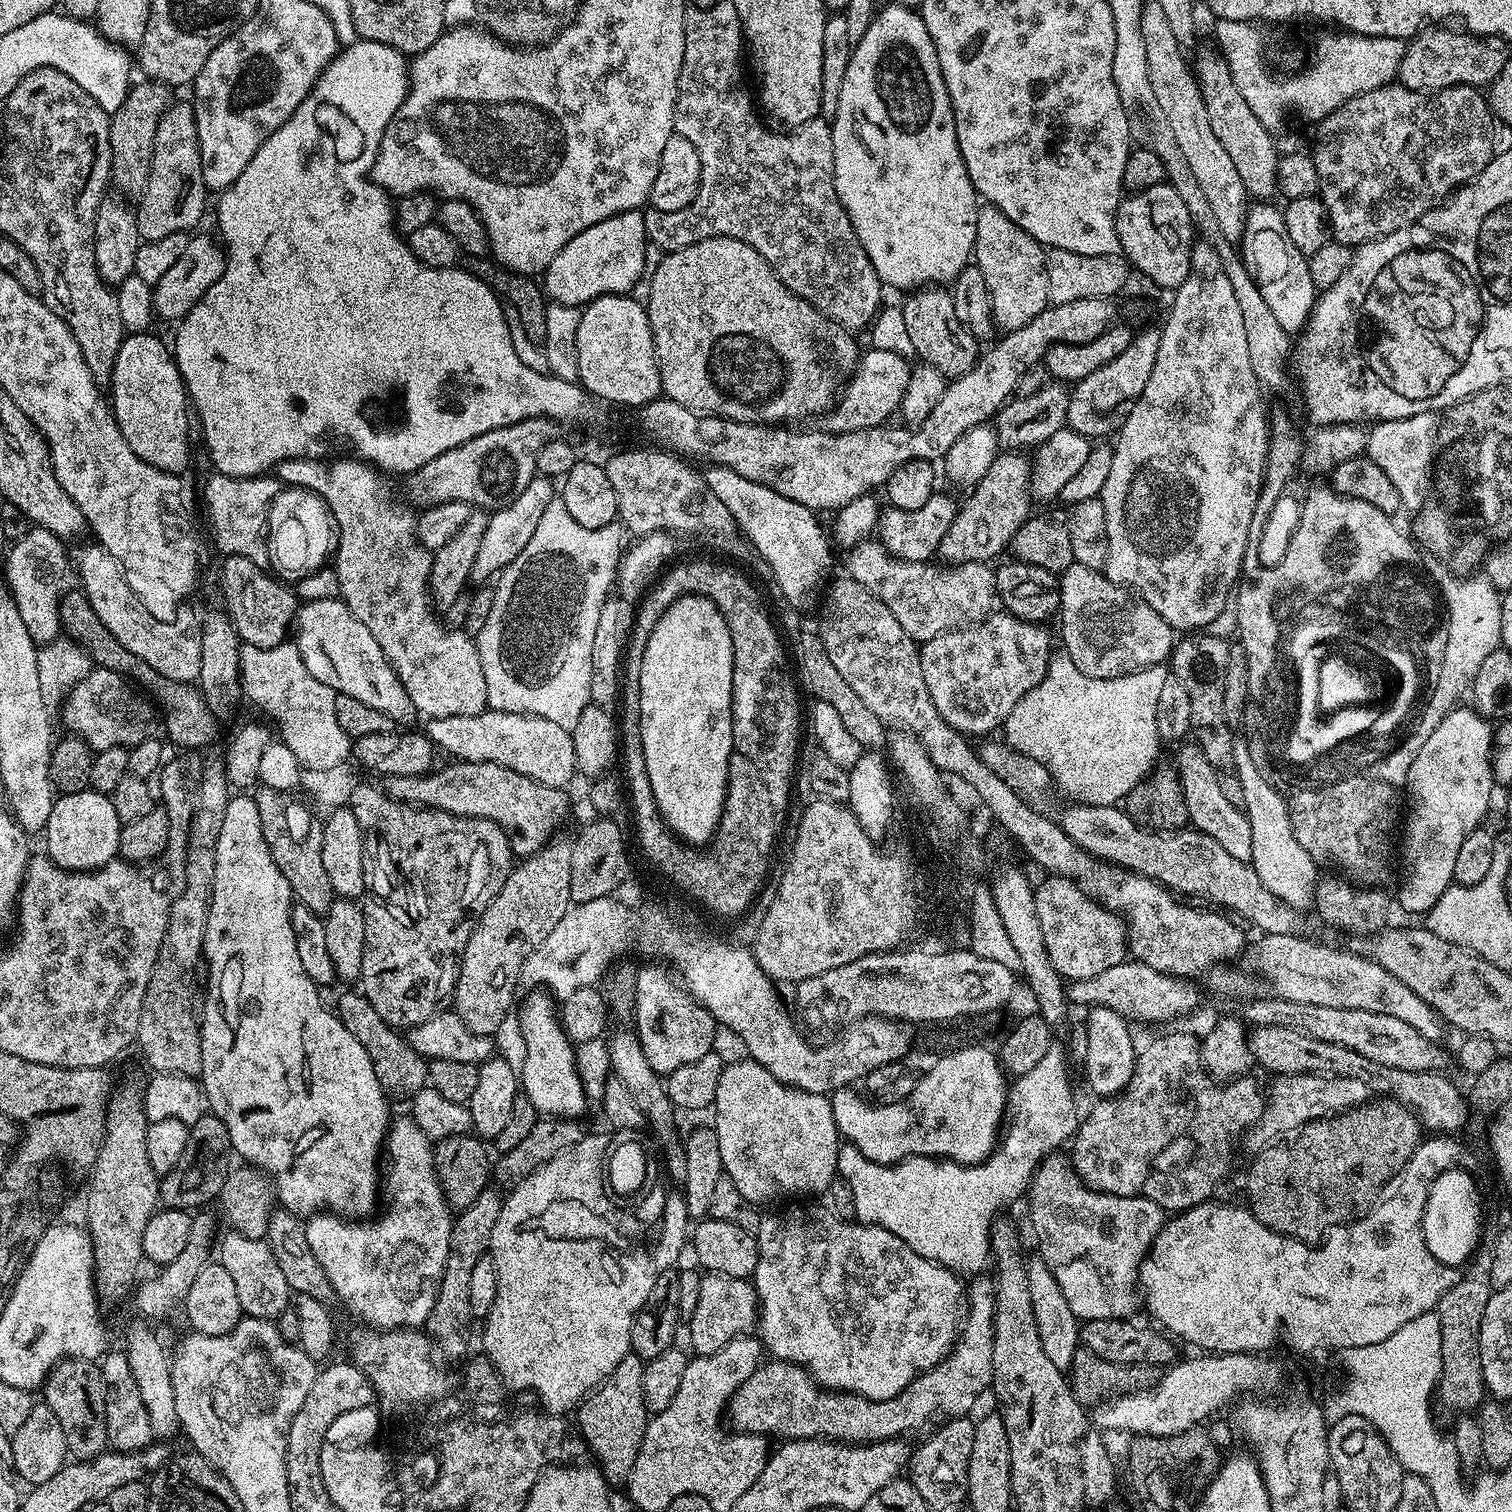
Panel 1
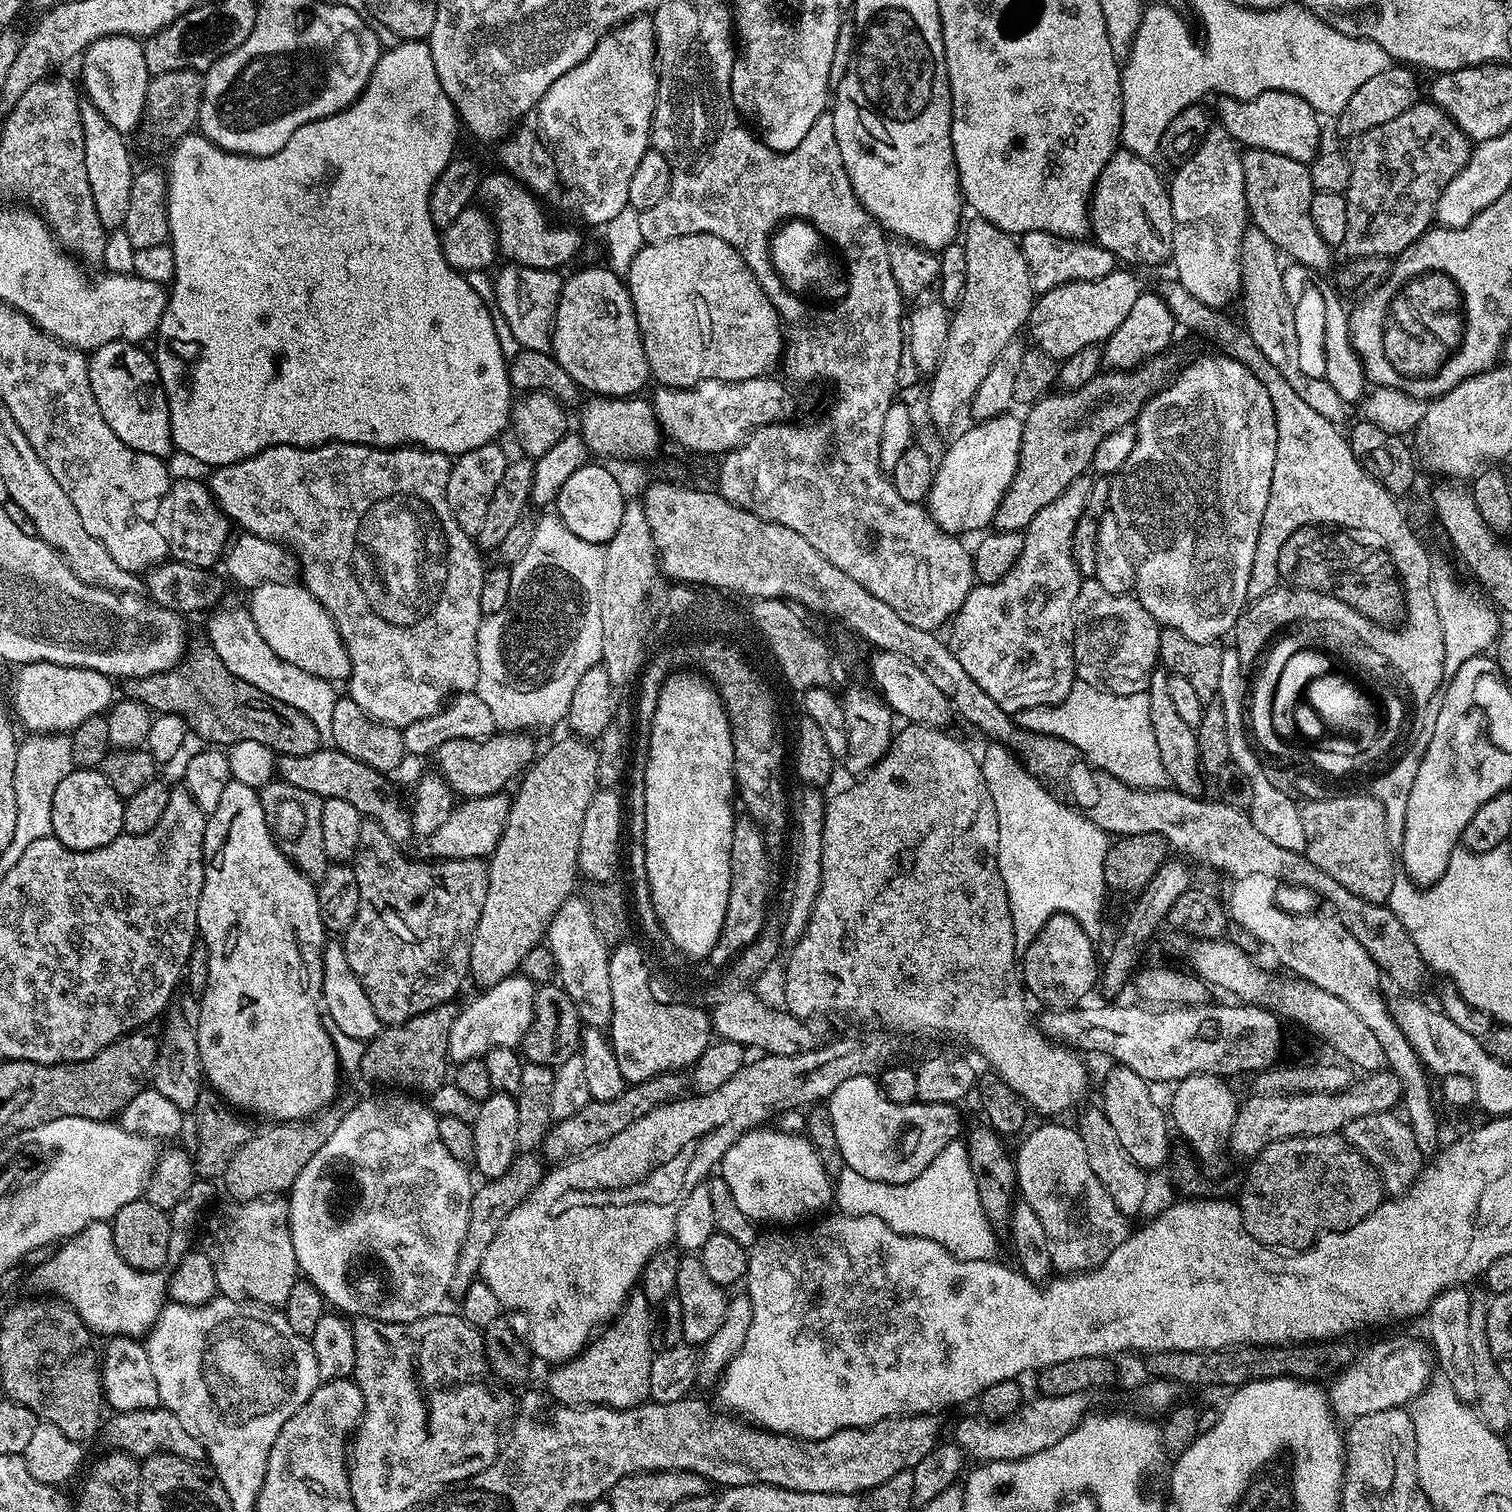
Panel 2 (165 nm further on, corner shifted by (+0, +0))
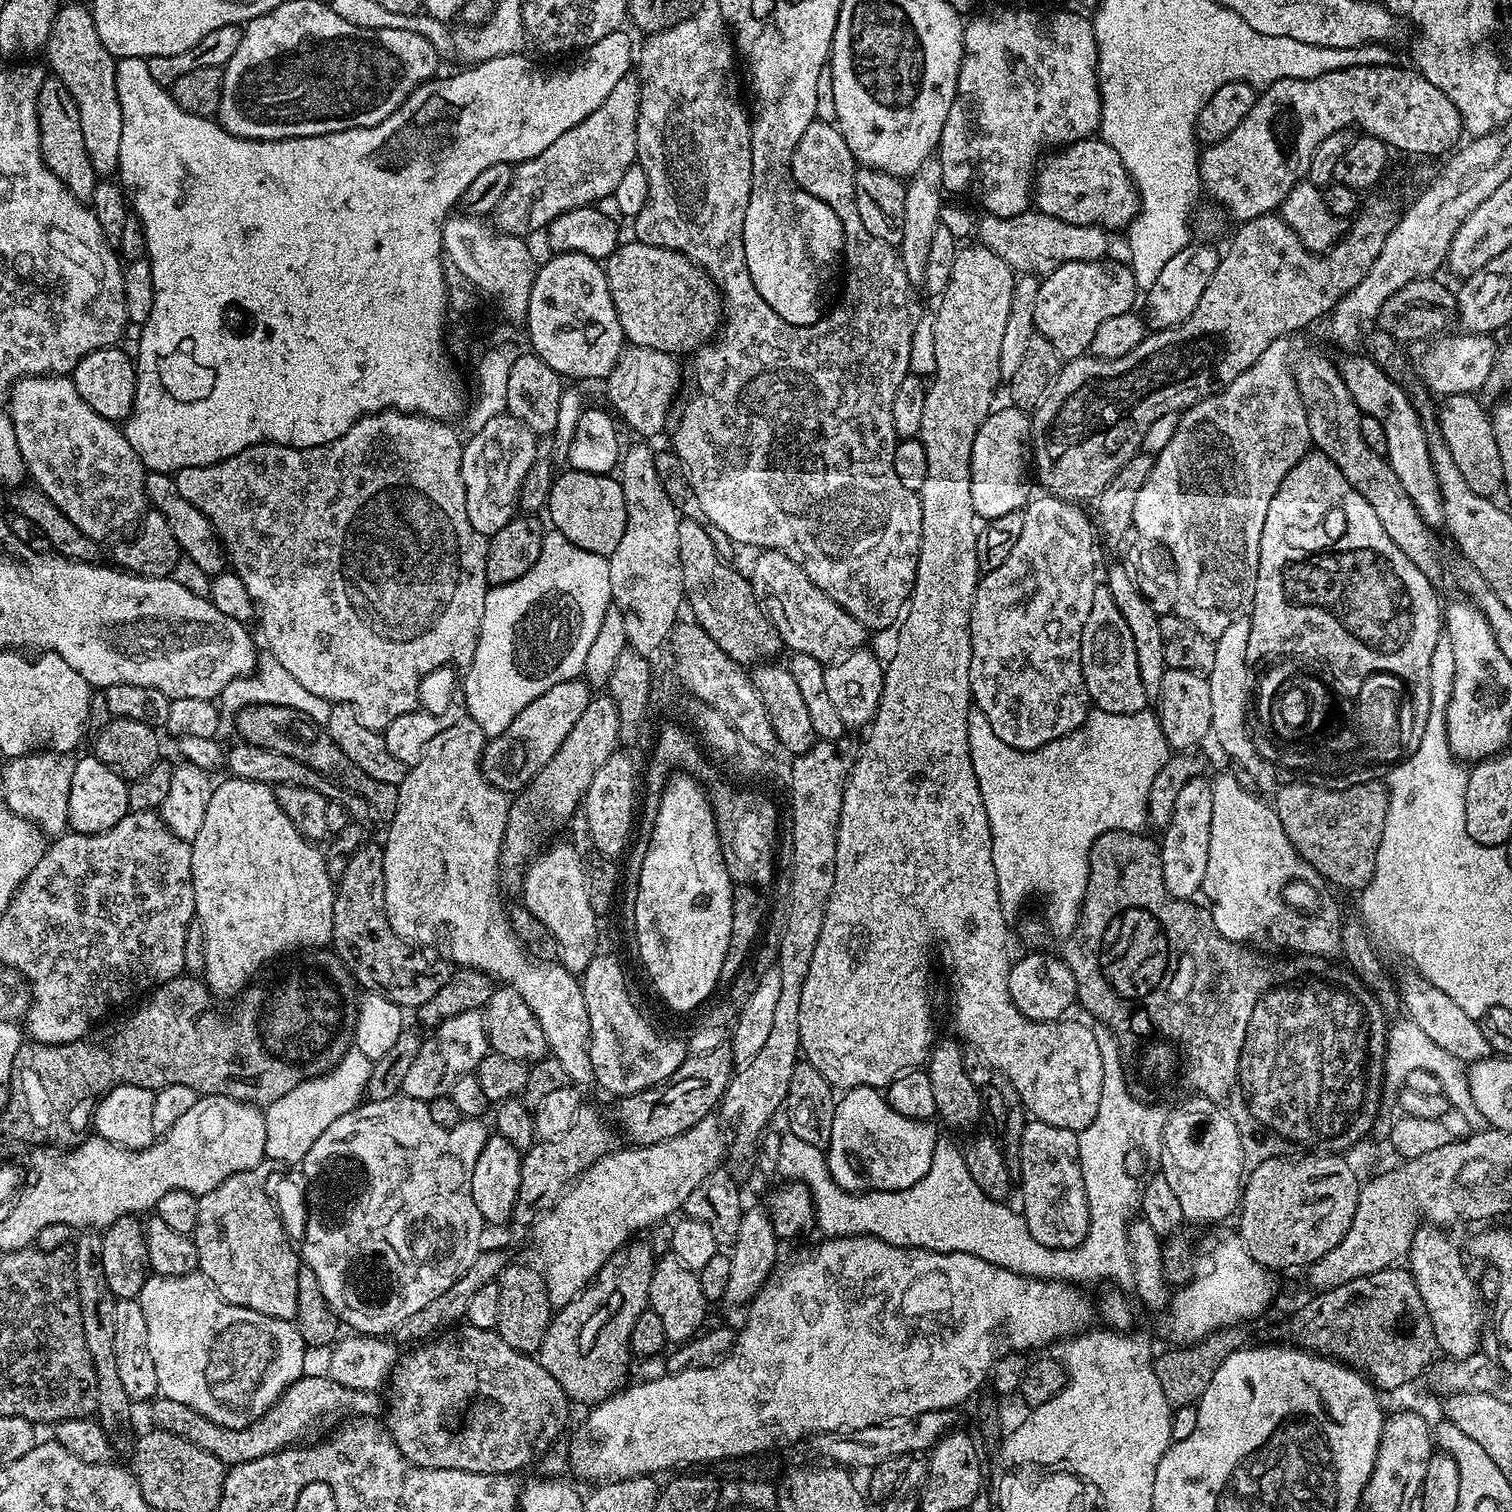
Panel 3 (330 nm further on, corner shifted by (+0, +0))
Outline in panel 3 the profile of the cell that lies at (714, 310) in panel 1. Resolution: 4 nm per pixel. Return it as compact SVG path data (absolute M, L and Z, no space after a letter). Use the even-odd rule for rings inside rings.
M633 239L632 244L621 243L608 255L604 273L610 286L610 298L614 298L614 310L618 310L618 322L622 322L624 339L629 345L650 350L662 350L673 354L693 351L721 331L722 297L716 283L700 265L669 248L643 244Z

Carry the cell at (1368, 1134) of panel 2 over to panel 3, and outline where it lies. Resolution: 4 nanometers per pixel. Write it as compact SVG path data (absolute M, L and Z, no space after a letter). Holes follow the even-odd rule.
M1425 1223L1418 1227L1408 1245L1406 1264L1418 1286L1418 1294L1422 1294L1422 1302L1426 1302L1437 1349L1451 1359L1465 1360L1481 1347L1480 1331L1484 1328L1486 1304L1481 1300L1477 1281L1468 1273L1455 1242L1448 1240L1444 1232L1447 1231L1435 1224Z

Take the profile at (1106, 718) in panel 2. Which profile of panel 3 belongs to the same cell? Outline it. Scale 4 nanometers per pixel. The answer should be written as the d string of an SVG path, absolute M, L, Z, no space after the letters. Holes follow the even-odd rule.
M1094 708L1089 711L1082 728L1050 742L1047 748L1035 755L1010 752L997 742L988 744L989 738L994 737L994 730L987 723L986 714L978 710L968 713L970 762L977 768L978 790L988 815L990 834L996 832L994 874L1000 872L1000 860L1004 860L1004 856L1008 856L1004 864L1012 864L1012 860L1016 860L1016 868L1032 868L1032 880L997 880L998 894L1004 900L1004 914L1014 913L1016 905L1028 892L1039 891L1049 895L1046 902L1051 903L1058 921L1075 920L1080 915L1080 906L1088 889L1088 858L1093 844L1109 834L1141 831L1147 823L1151 783L1172 754L1164 740L1160 720L1155 711L1148 708L1134 715L1110 714ZM996 800L1008 808L1008 816L1000 816ZM996 820L1008 820L1008 824L1012 824L1012 832L1000 832L1000 824L996 824Z

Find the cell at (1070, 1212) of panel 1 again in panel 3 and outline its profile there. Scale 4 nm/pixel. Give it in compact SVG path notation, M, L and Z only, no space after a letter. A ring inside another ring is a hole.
M1041 1120L1028 1122L1022 1131L1020 1157L1018 1159L1018 1192L1024 1195L1022 1223L1037 1242L1047 1248L1076 1248L1086 1238L1090 1226L1090 1210L1084 1189L1084 1170L1080 1167L1080 1137L1077 1133L1050 1126Z

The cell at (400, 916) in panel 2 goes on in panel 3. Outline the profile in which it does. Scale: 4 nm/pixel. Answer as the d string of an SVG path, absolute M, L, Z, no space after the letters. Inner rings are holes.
M365 842L354 850L350 866L335 885L332 942L339 963L352 971L364 992L382 994L390 1002L405 1010L417 1010L424 1002L438 994L450 972L444 968L428 968L420 956L412 956L413 949L390 926L384 909L384 850L379 843Z

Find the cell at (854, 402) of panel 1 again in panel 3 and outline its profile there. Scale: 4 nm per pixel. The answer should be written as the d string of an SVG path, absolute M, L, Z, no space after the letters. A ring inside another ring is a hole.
M628 346L606 378L611 411L640 435L637 437L656 436L663 428L665 431L670 420L668 407L672 404L672 395L680 388L680 368L676 360L677 357L670 352Z

